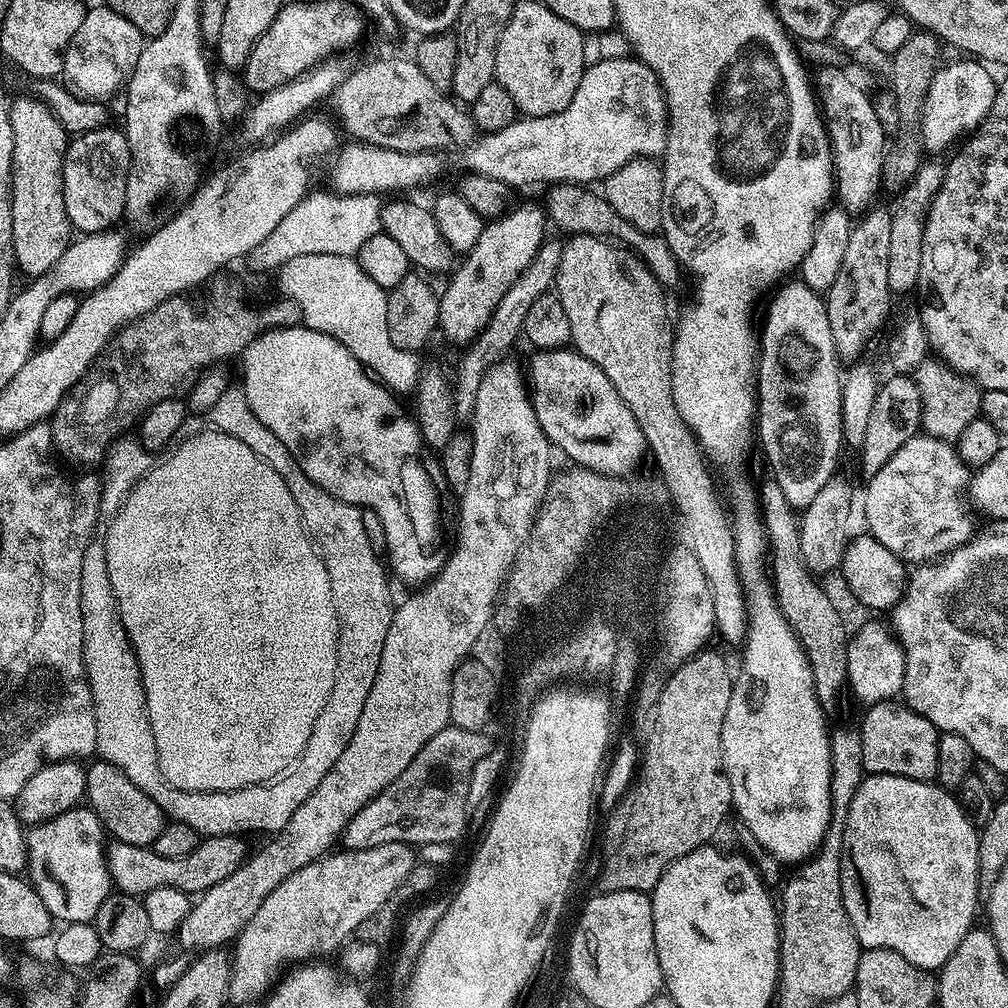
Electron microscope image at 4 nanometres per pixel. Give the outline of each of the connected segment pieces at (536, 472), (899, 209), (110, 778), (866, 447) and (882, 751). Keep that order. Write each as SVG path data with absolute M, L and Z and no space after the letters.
M499 362L493 364L489 368L487 374L482 378L482 382L478 386L478 394L476 401L473 402L470 415L472 415L472 428L470 427L470 435L472 437L472 457L470 458L470 482L466 482L464 491L459 497L460 500L460 525L456 528L456 540L454 536L454 547L451 549L448 560L442 566L442 570L433 576L427 584L423 585L419 590L413 594L409 600L404 600L395 605L392 621L390 622L390 630L386 630L386 642L382 642L382 658L378 666L378 674L374 674L374 686L370 686L370 694L366 694L366 706L362 706L362 715L358 718L358 727L354 729L354 738L350 738L350 743L346 745L346 750L342 750L342 755L338 758L338 762L334 762L334 766L330 766L330 774L326 774L326 778L322 778L322 782L318 782L318 790L314 790L314 794L310 794L310 798L306 798L306 802L302 802L302 806L298 806L298 810L294 810L294 815L290 817L290 822L286 822L286 826L282 826L282 830L275 833L271 837L272 840L265 848L260 848L256 853L249 855L244 863L240 865L238 870L234 870L234 874L230 874L230 878L226 878L222 882L218 882L218 886L210 886L204 892L199 893L195 897L192 909L186 914L186 918L181 922L178 929L178 937L184 944L204 944L200 946L207 946L212 950L220 950L225 946L223 944L231 945L239 936L240 931L246 926L246 922L250 922L250 918L254 918L254 913L258 911L258 906L262 906L262 902L266 898L266 894L270 894L270 890L274 890L274 886L278 886L282 882L286 882L286 878L290 878L290 874L294 874L298 870L302 870L302 866L306 866L310 862L319 860L321 856L329 855L333 851L334 845L332 843L339 841L344 834L344 828L350 822L350 818L354 818L354 814L358 814L358 810L362 810L362 806L366 806L366 802L370 802L382 790L386 790L386 786L390 786L390 782L394 782L394 778L398 778L398 774L402 774L402 770L406 770L406 766L410 766L410 762L414 762L414 758L418 758L418 750L422 750L422 746L426 746L426 742L430 742L430 738L434 738L434 734L438 734L444 728L449 727L450 724L450 686L452 685L452 676L456 672L456 667L466 659L469 659L470 653L476 643L482 640L482 637L489 631L490 625L494 620L494 613L498 608L498 601L502 596L502 589L505 587L506 581L509 579L509 573L512 570L512 565L516 563L516 556L519 554L521 548L526 544L529 533L533 528L533 521L537 517L537 513L541 509L542 503L545 501L545 496L548 495L550 481L553 479L554 471L552 472L552 452L546 434L542 430L542 426L538 426L538 418L534 414L534 406L532 405L532 397L530 395L529 385L526 383L526 376L520 373L520 368L516 364L506 364L507 362Z
M923 163L913 175L911 183L897 197L897 204L891 211L890 251L887 254L887 286L893 295L912 292L916 287L918 270L921 268L921 240L924 216L928 204L941 186L944 168L941 165Z
M97 759L95 763L89 763L85 771L84 796L87 807L100 819L105 833L112 840L126 842L130 846L152 847L166 823L158 802L154 802L150 794L142 794L142 790L138 790L138 786L134 786L134 782L130 782L130 778L126 778L126 774L118 770L118 766L102 759Z
M894 374L890 380L881 383L877 389L873 409L870 410L866 422L863 442L858 446L860 452L858 462L863 481L871 480L872 476L890 460L894 453L900 449L902 438L915 436L921 431L920 426L920 399L918 386L908 374Z
M895 699L867 705L866 712L864 721L858 725L865 773L890 774L925 782L936 780L940 732L929 720Z

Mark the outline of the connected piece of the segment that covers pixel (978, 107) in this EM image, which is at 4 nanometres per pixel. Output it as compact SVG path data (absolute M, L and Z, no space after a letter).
M975 58L960 59L964 60L957 64L948 64L945 68L944 65L937 67L924 99L922 137L929 153L940 152L948 147L951 149L965 134L975 132L986 118L996 97L998 84L995 79L992 81L991 74L987 72L989 69Z

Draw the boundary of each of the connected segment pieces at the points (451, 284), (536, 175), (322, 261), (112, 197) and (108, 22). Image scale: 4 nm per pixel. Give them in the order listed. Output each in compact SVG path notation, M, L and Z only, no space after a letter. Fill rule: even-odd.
M539 203L524 204L521 208L513 207L497 220L487 221L478 234L478 242L463 257L456 268L456 273L448 280L444 292L439 293L440 322L439 331L452 344L467 346L490 322L498 302L518 282L522 270L530 266L536 251L545 243L544 224L546 212ZM513 211L513 212L512 212Z
M631 55L609 60L597 59L595 63L585 67L582 82L578 82L578 90L574 90L574 98L570 98L570 106L566 106L566 110L558 114L518 118L502 130L481 135L463 153L468 163L467 171L486 174L486 178L498 178L498 182L506 182L513 190L520 190L527 184L588 186L593 183L591 180L602 182L630 160L659 157L668 141L667 113L652 71Z
M302 254L300 257L291 258L278 269L280 276L280 288L285 297L294 302L304 312L303 320L356 320L356 330L360 330L360 336L372 336L372 364L368 369L380 383L391 388L397 394L411 393L416 386L416 379L420 376L422 367L418 362L417 353L398 350L394 342L390 342L390 330L386 330L386 306L388 305L388 292L378 286L362 270L362 266L356 263L351 256L342 254Z
M107 126L77 135L64 153L66 214L77 233L107 232L124 216L126 182L132 169L132 155L123 131L114 127Z
M103 6L97 8L89 7L82 18L82 26L78 26L78 34L70 38L67 50L64 51L64 71L62 73L63 83L69 92L75 96L80 96L83 100L96 100L108 102L116 91L121 91L122 85L127 81L128 75L138 66L138 58L142 54L146 43L146 38L122 14Z

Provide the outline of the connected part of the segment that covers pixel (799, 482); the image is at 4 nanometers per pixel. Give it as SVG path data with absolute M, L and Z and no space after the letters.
M784 282L775 289L772 301L768 304L768 313L764 316L764 332L758 336L758 383L756 386L756 395L758 397L758 444L764 447L764 456L768 459L768 464L772 467L770 472L771 479L775 480L778 487L785 495L786 502L793 510L803 510L806 506L810 506L814 494L818 494L818 490L822 490L822 486L835 475L837 471L836 462L839 460L840 447L846 444L844 435L844 427L842 426L842 368L838 361L836 351L834 350L834 340L830 334L830 318L828 317L828 305L825 297L819 292L808 288L803 282L795 282L796 284L788 284Z

